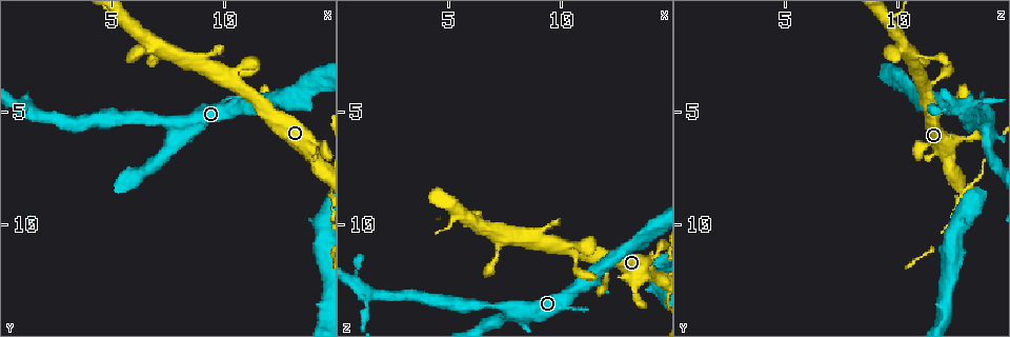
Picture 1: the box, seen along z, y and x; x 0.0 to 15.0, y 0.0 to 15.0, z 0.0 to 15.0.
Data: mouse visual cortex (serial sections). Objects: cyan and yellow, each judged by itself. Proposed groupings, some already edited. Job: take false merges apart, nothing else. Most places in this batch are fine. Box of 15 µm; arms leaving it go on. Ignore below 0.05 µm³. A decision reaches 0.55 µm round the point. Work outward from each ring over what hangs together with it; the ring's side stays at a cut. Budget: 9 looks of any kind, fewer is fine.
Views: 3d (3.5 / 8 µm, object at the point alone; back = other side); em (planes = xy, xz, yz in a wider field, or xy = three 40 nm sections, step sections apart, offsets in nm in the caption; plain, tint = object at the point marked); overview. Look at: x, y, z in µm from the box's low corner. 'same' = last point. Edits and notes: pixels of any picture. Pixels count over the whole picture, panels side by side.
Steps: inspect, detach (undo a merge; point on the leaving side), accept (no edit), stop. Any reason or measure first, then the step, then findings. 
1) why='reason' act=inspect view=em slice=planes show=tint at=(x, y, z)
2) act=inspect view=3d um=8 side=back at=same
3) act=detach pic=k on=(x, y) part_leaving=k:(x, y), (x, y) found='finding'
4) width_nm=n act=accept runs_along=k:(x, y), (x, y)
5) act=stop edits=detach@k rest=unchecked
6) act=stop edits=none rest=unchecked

why='sudden change in width' act=inspect view=3d um=3.5 at=(7.4, 2.5, 10.9)

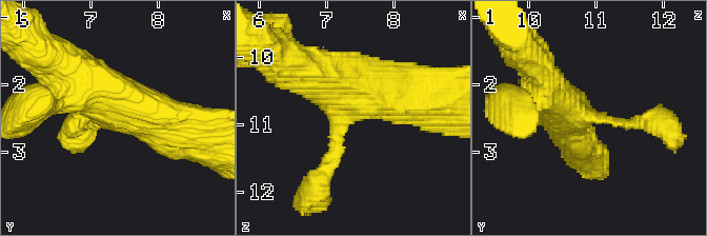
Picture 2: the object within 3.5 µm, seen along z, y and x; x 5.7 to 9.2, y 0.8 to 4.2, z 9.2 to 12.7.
act=inspect view=em slice=planes show=tint at=(7.25, 2.45, 10.90)

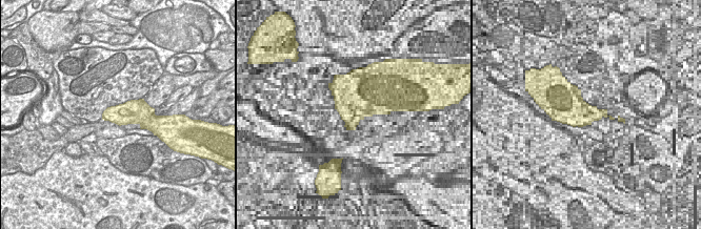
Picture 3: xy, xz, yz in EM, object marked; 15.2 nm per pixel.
act=accept runs_along=2:(396, 96), (361, 91), (319, 177) found='one cell here'

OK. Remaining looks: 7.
act=inspect view=3d um=3.5 at=(13.9, 3.6, 10.4)

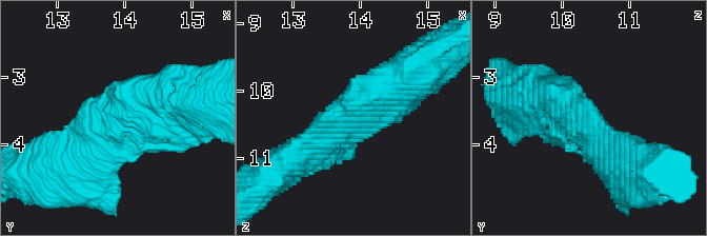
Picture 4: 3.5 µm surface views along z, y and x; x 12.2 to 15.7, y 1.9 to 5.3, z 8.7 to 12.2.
arms=4 arm_widths_nm=400,500,500,600 act=inspect view=em slice=xy step=2 show=tint at=(13.90, 3.65, 10.30)

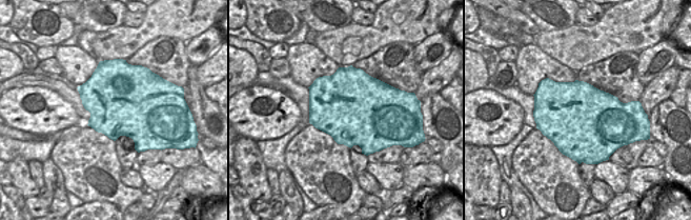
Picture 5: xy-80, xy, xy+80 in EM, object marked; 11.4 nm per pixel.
act=accept runs_along=4:(307, 152), (372, 97), (411, 76) found='continuous, no second cell'

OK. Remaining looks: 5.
why='a narrow waist' act=inspect view=3d um=3.5 side=back at=(13.8, 6.6, 11.9)

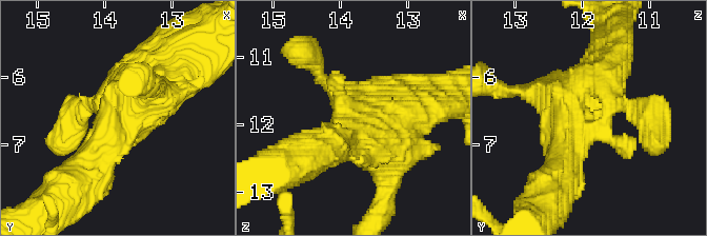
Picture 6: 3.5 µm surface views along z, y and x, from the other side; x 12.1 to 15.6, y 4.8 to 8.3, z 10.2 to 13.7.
why='shape alone is not enough' act=inspect view=em slice=xy step=5 show=tint at=(13.80, 6.65, 11.85)

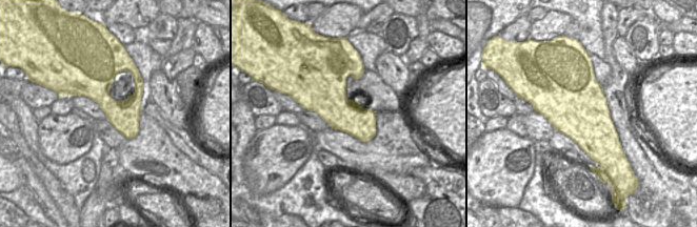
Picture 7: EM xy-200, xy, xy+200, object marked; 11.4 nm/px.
act=accept runs_along=6:(163, 72), (110, 134), (82, 179) found='all the same cell'

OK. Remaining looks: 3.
why='arms part here' act=inspect view=3d um=8 at=(1.5, 5.0, 13.0)

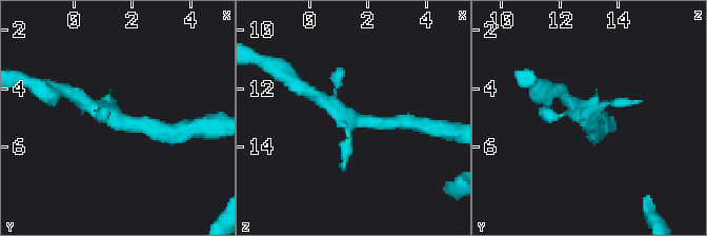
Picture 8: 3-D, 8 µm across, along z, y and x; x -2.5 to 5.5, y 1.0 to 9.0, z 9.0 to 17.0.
act=inspect view=3d um=3.5 at=(1.5, 5.0, 13.0)

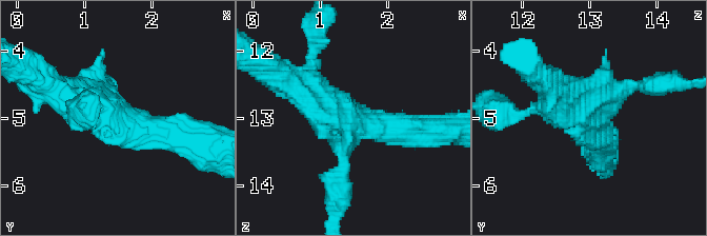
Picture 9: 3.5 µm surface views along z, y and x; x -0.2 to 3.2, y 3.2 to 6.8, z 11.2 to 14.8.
why='need the tissue' act=inspect view=em slice=planes show=tint at=(1.50, 5.00, 13.00)

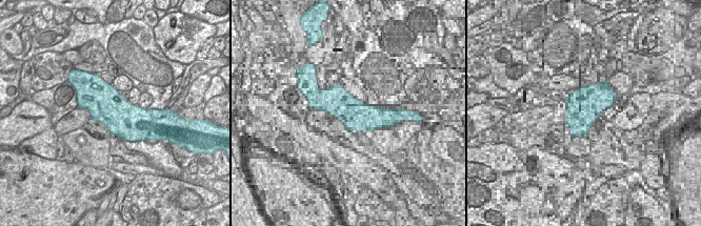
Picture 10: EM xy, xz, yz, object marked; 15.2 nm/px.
act=accept runs_along=9:(183, 138), (63, 96) found='all the same cell'

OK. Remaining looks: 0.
act=stop edits=none rest=unchecked

